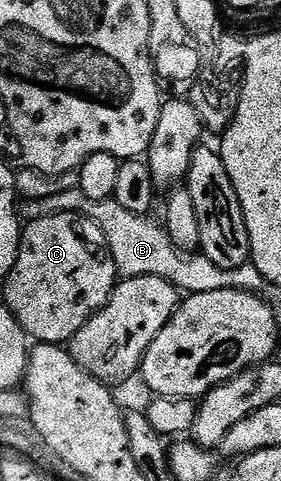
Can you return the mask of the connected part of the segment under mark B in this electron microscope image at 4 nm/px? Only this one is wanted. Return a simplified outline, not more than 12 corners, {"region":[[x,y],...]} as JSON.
{"region":[[79,189],[19,204],[21,220],[74,211],[106,237],[120,279],[162,277],[188,295],[265,290],[246,262],[180,251],[159,222]]}

